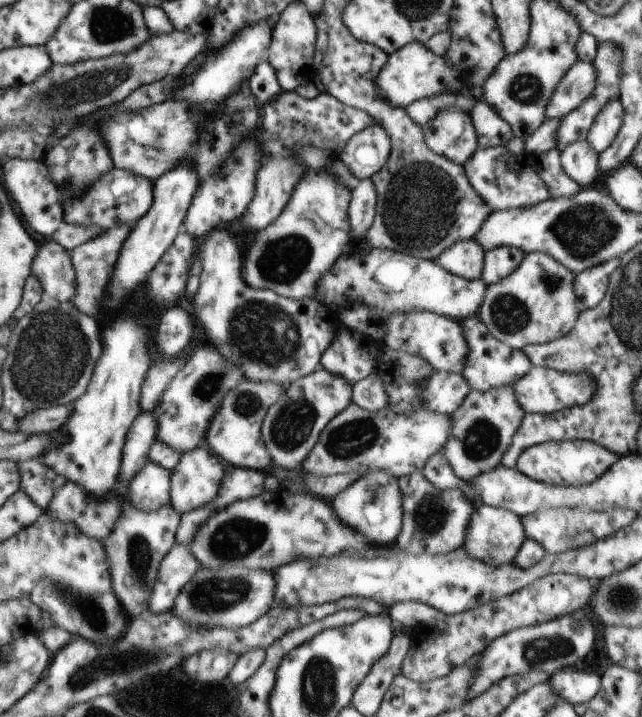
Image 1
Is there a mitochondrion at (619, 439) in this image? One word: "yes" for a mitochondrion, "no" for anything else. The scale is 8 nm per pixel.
no

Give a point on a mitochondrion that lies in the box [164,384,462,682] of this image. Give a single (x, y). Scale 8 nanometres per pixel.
(239, 538)

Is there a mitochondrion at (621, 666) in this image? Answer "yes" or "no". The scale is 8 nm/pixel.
no

